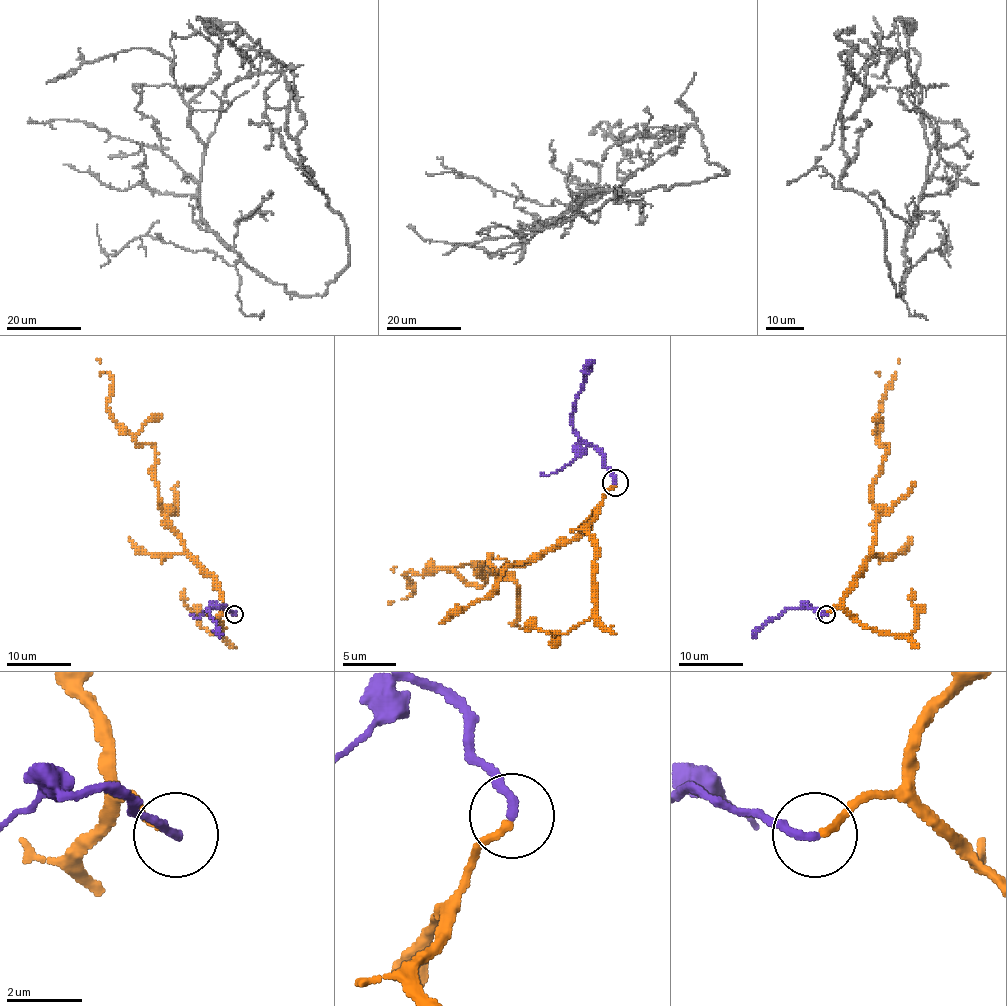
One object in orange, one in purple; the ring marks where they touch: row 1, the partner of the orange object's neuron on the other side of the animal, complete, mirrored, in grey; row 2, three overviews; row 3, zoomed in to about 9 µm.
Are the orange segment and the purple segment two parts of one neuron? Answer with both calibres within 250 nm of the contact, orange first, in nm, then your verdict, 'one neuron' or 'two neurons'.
calibres 180 and 220 nm; one neuron

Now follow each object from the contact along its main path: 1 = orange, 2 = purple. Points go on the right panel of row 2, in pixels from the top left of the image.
1: (826, 614), (841, 604), (872, 548), (878, 512), (870, 486), (888, 449), (878, 441), (881, 397), (899, 360)
2: (826, 614), (802, 606), (784, 609), (752, 637)

